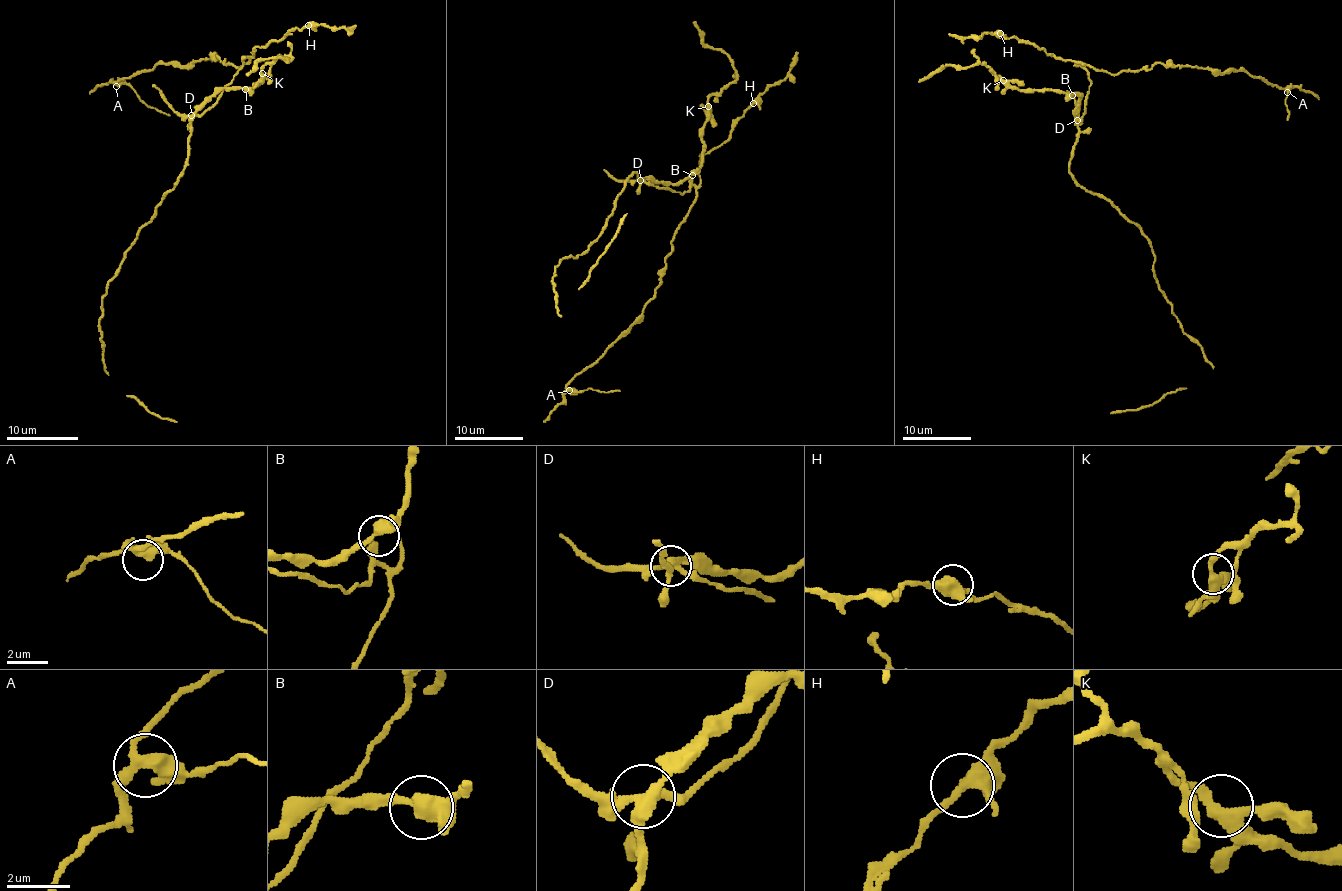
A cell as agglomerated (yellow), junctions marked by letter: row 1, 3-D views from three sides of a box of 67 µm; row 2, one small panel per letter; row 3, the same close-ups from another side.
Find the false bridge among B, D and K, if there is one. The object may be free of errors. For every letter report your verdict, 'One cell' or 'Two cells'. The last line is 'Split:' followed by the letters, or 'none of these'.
B: One cell
D: Two cells
K: One cell
Split: D

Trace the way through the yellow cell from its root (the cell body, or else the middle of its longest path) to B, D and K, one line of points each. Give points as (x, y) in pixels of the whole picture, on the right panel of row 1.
B: (1072, 147), (1077, 133), (1074, 111), (1081, 95), (1072, 95)
D: (1072, 147), (1077, 133), (1077, 119)
K: (1072, 147), (1077, 133), (1074, 111), (1081, 95), (1062, 90), (1019, 90), (1003, 80)

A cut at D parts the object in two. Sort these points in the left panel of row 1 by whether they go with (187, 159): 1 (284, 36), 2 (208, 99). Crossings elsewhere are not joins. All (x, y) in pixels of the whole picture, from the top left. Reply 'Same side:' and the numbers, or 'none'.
Same side: 2

